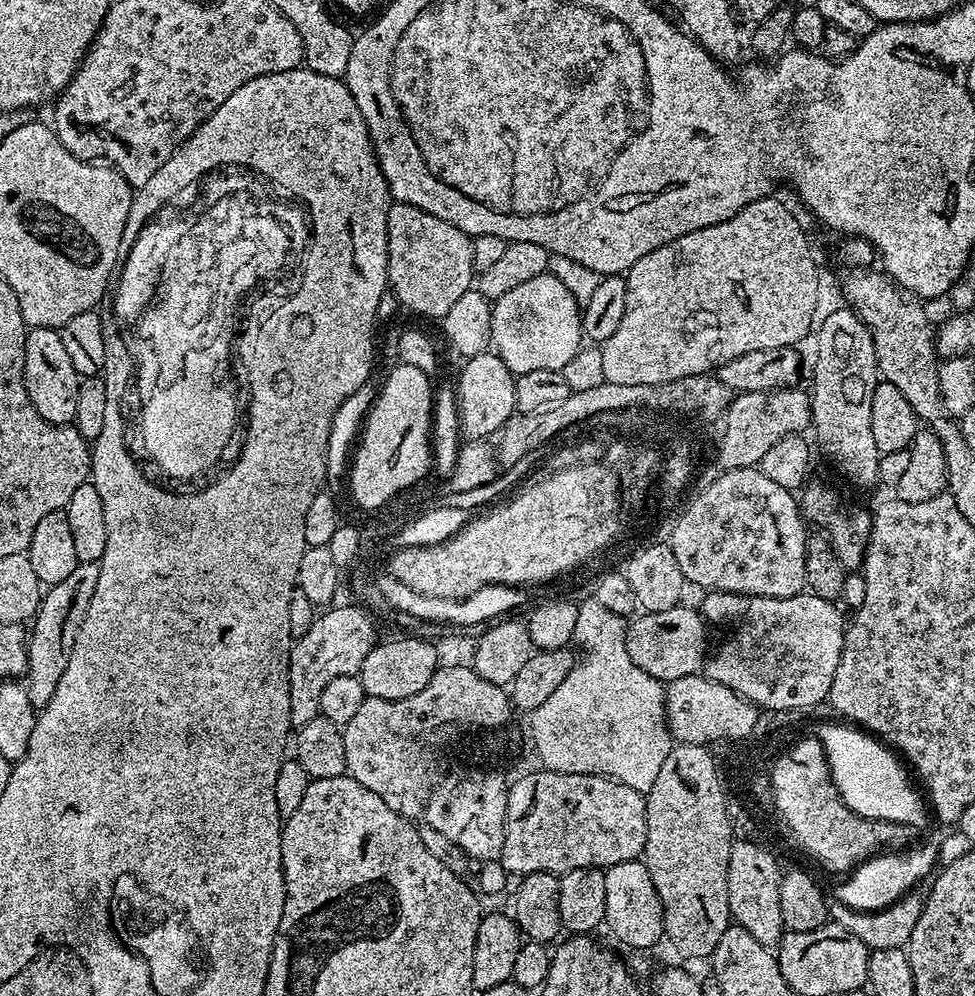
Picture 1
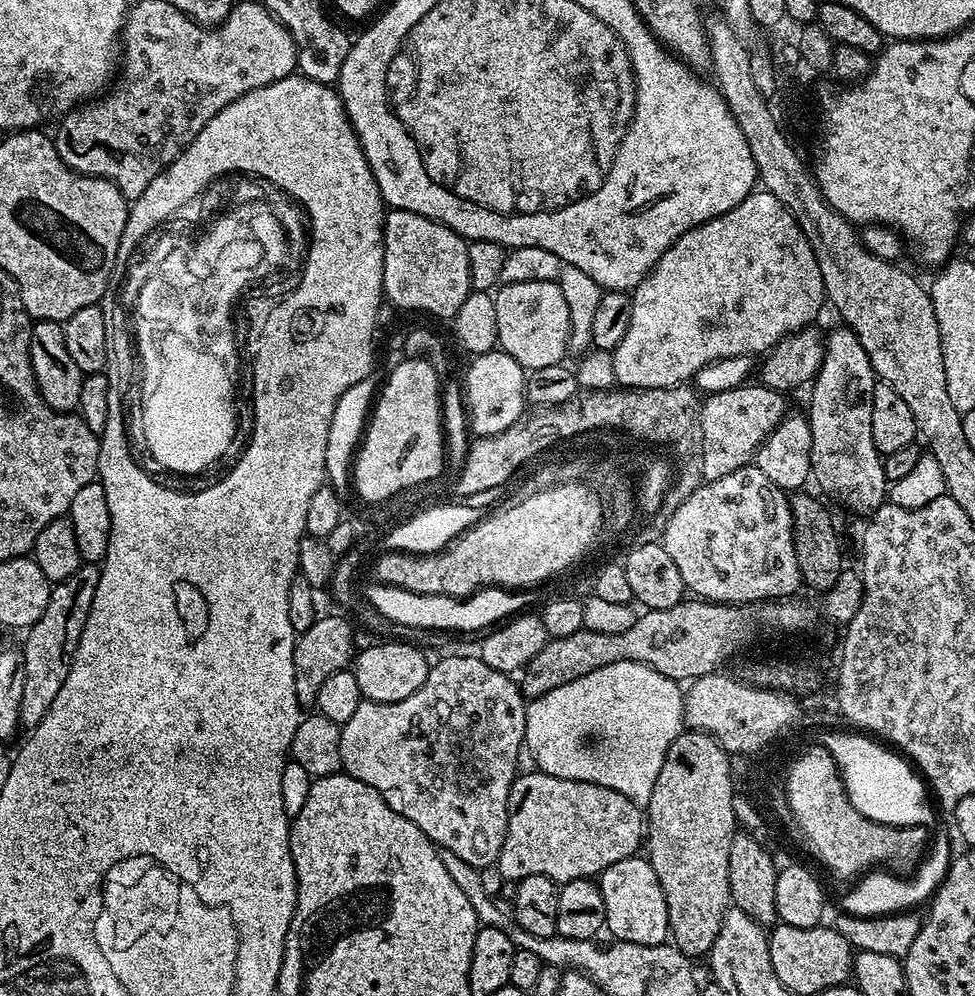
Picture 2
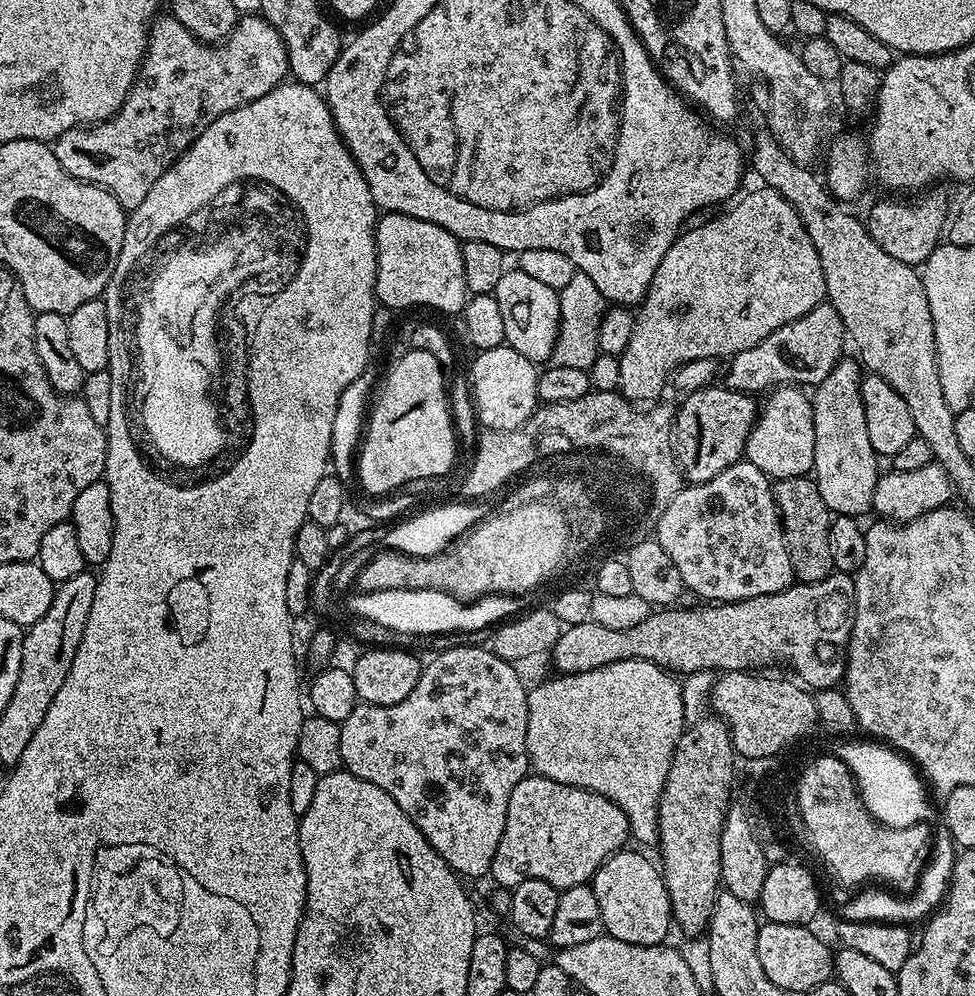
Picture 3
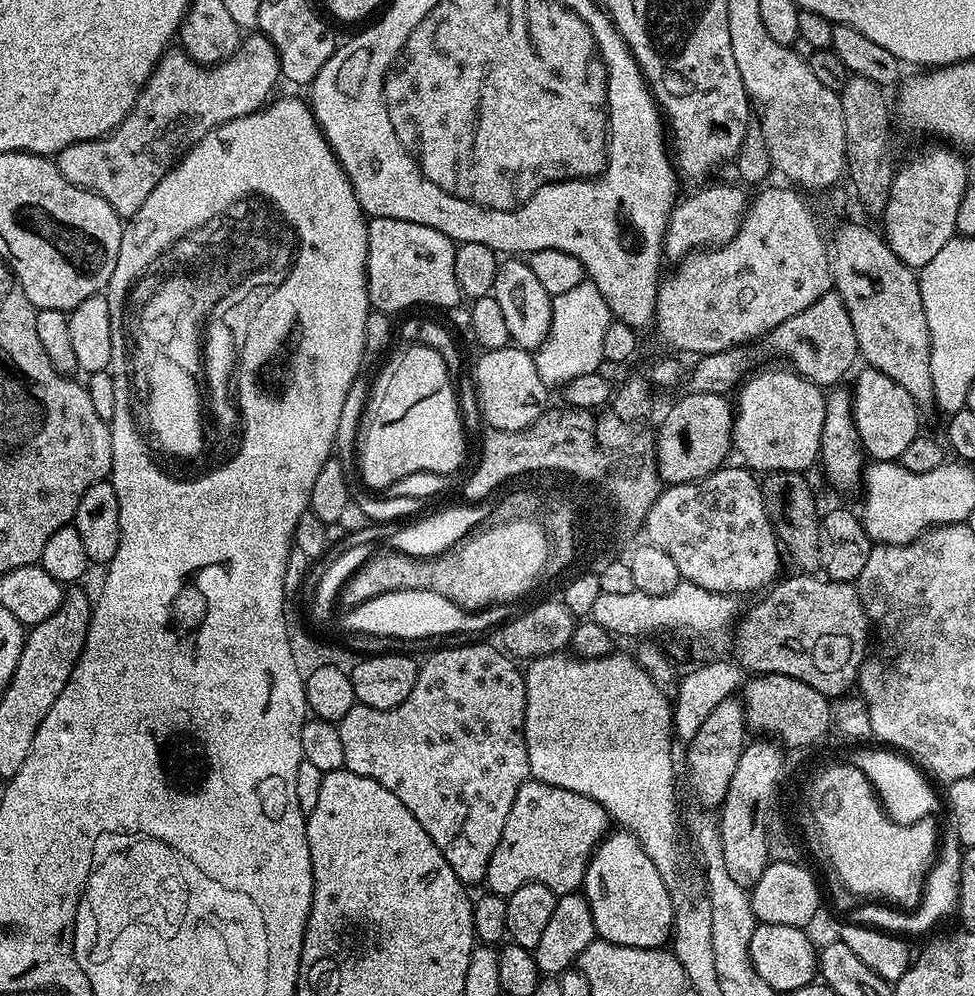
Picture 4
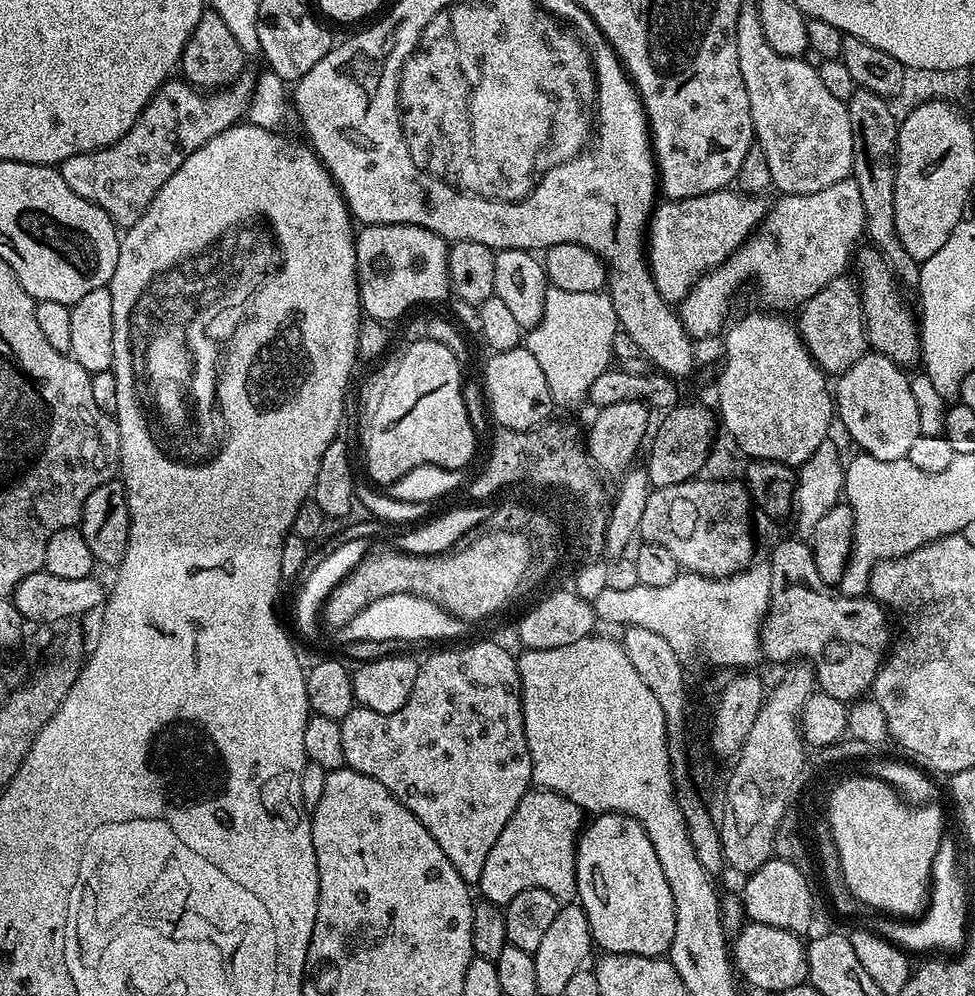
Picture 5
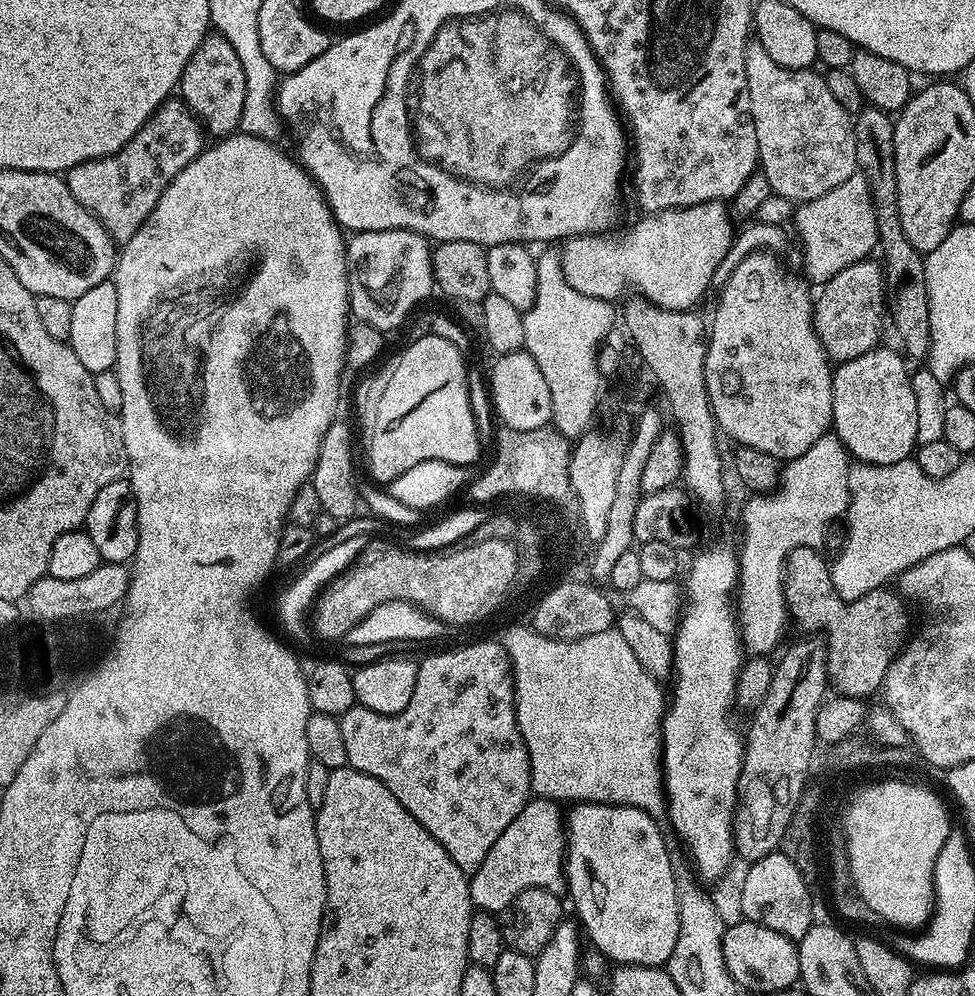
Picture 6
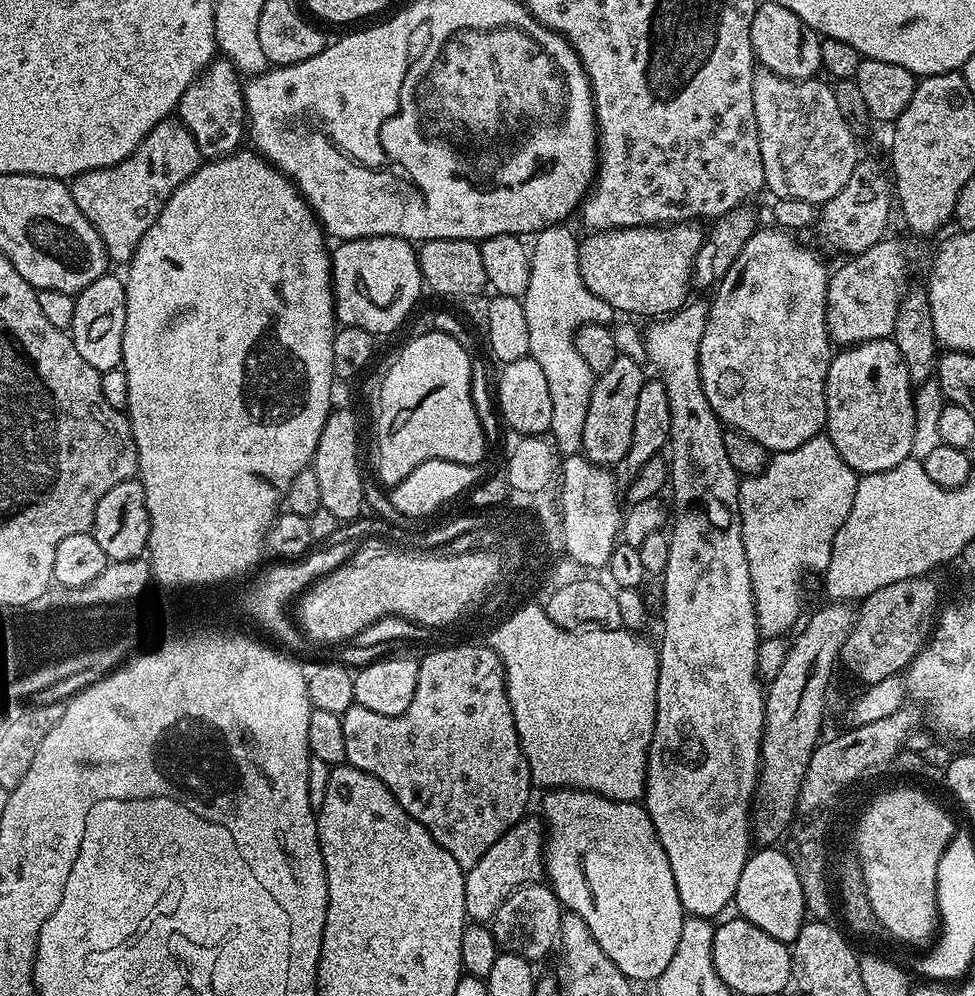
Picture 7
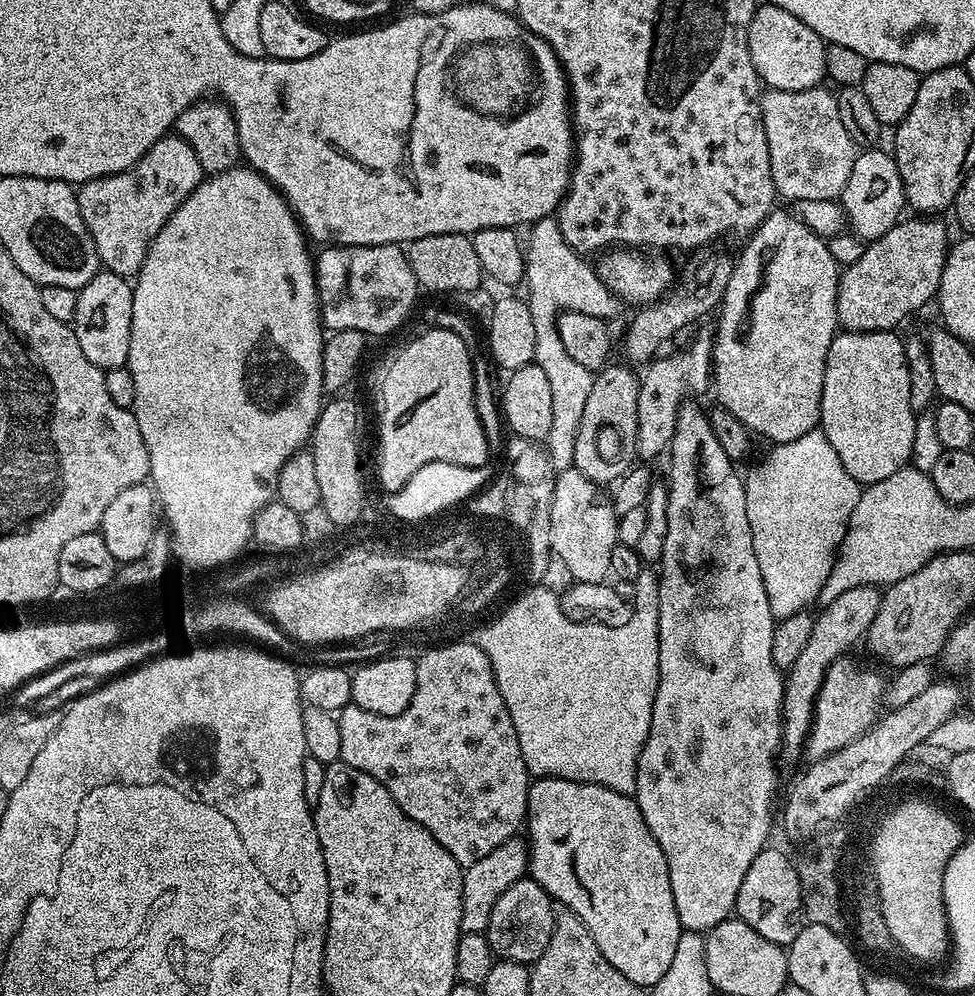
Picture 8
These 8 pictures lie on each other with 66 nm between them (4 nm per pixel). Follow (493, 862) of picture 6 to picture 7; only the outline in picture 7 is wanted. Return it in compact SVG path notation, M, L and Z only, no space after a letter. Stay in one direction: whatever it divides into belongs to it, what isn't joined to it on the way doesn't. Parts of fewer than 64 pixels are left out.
M532 814L525 815L523 820L510 826L510 830L506 830L506 834L502 834L502 838L498 838L498 842L494 842L494 846L482 854L482 858L478 858L474 867L467 869L464 893L469 921L491 921L498 906L502 906L510 894L528 884L537 883L545 875L546 828L537 817L536 820Z

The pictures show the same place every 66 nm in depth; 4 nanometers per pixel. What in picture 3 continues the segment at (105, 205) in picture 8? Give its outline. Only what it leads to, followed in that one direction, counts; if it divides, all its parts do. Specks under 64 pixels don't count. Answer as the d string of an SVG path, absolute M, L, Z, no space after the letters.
M162 14L159 15L149 27L148 47L145 48L144 60L140 63L140 73L136 76L136 81L132 84L132 88L128 92L128 97L122 102L120 110L115 112L109 120L101 120L98 124L89 124L87 126L66 130L66 134L62 134L51 145L51 149L53 154L58 158L58 162L62 162L62 170L66 170L66 174L70 174L74 178L78 178L87 184L97 184L99 188L105 188L110 194L114 194L114 198L118 198L118 202L125 210L131 210L142 206L142 198L146 198L146 194L150 194L150 190L154 187L154 182L158 182L158 178L162 178L162 174L166 174L168 167L172 165L217 118L230 110L241 108L243 104L249 104L258 98L262 98L262 94L270 94L270 90L274 90L280 84L285 83L288 75L288 55L286 54L286 46L284 45L282 34L278 34L278 30L274 30L274 26L270 26L270 22L259 14L241 15L239 19L237 19L232 33L215 46L199 40L197 36L192 36L190 30L186 30L186 26L182 26L182 22L178 22L175 16L171 14L165 14L165 16L163 16Z

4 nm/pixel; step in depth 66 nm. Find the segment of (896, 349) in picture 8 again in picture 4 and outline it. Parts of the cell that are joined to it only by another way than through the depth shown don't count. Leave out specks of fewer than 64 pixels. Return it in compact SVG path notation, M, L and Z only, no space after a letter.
M861 367L855 376L856 385L850 388L852 413L865 453L873 461L899 461L902 450L906 450L908 443L914 442L914 438L921 435L921 409L914 398L910 398L910 394L906 394L906 390L894 382L894 378L888 378L877 368Z

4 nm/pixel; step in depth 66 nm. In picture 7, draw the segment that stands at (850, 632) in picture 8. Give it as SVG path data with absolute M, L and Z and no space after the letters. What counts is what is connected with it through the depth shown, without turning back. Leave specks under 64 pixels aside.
M828 602L825 605L825 608L818 609L809 620L807 617L803 621L802 627L795 633L796 641L793 639L788 647L782 670L778 670L778 674L766 688L768 719L764 722L762 775L754 797L754 840L760 846L775 845L776 839L780 835L781 839L789 831L797 815L802 778L806 774L806 766L810 766L810 758L817 744L822 740L820 731L824 728L824 703L828 700L828 683L832 680L832 671L835 670L836 664L838 668L838 661L846 646L846 638L856 622L857 609L851 603Z

